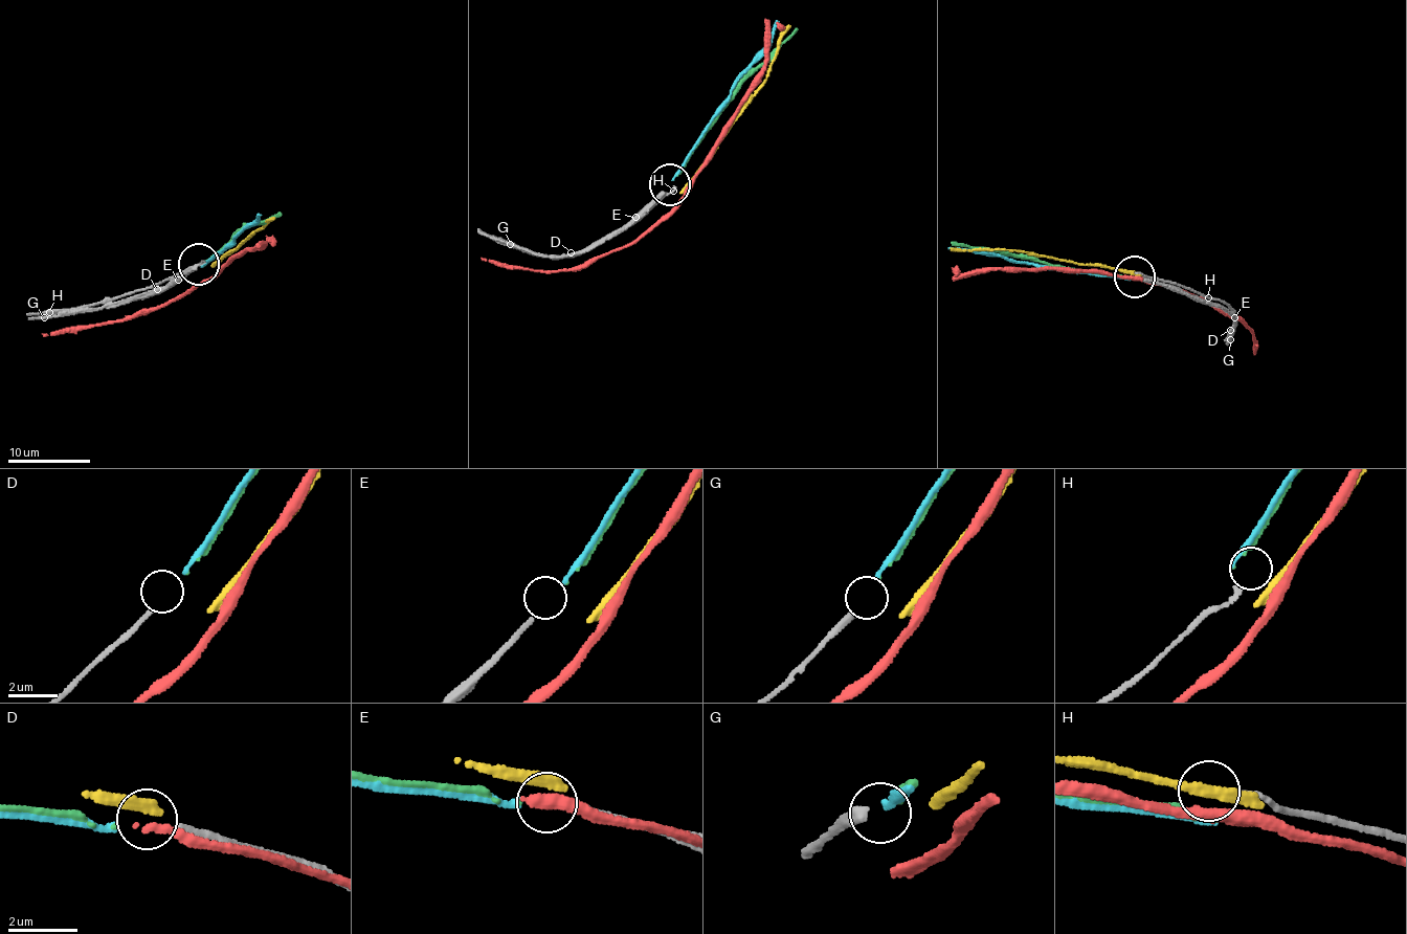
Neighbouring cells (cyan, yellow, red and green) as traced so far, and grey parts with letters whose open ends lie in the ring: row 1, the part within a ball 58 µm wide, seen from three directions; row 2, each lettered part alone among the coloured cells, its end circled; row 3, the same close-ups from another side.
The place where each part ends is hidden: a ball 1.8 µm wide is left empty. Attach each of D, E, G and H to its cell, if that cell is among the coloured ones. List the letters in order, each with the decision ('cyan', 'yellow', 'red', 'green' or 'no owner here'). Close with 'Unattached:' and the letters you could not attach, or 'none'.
D: no owner here
E: cyan
G: green
H: no owner here
Unattached: D, H

